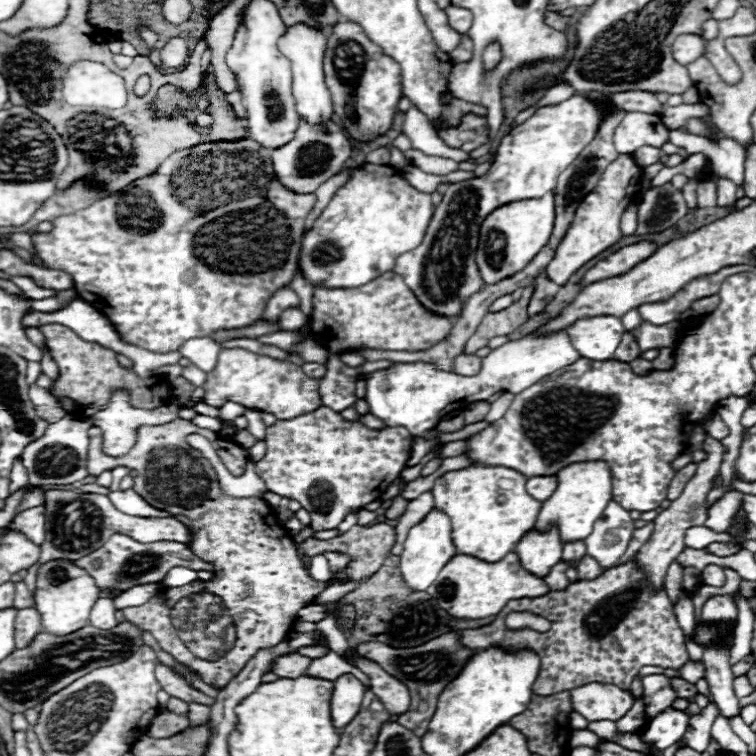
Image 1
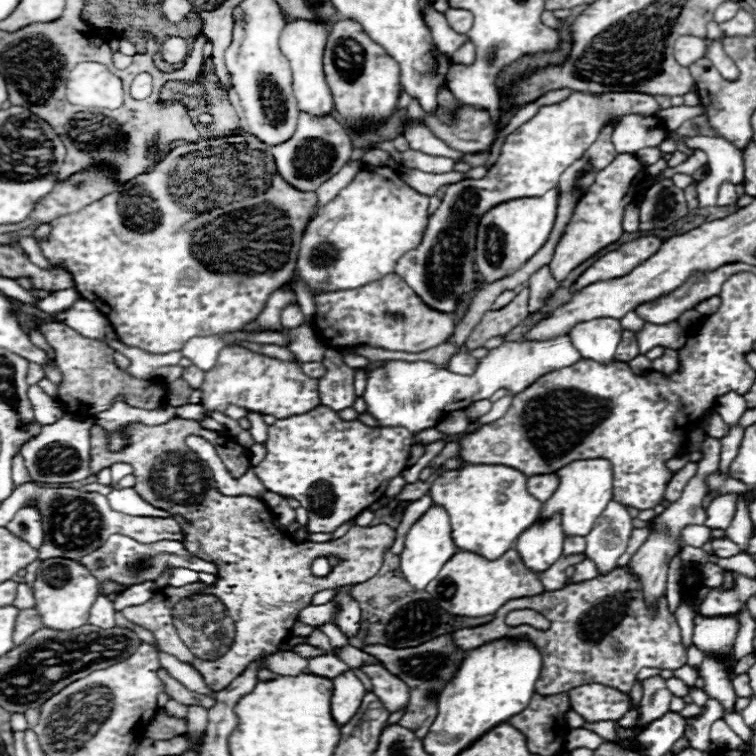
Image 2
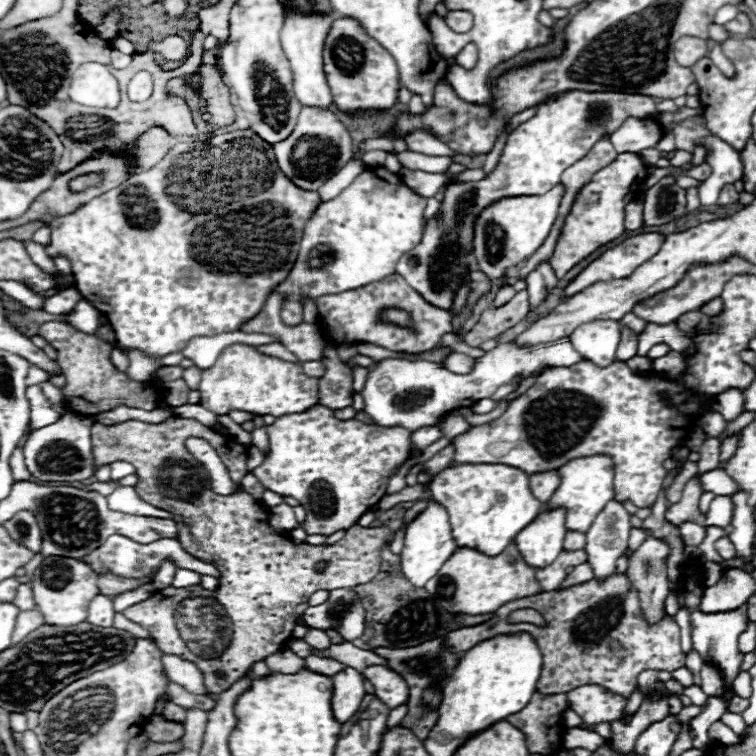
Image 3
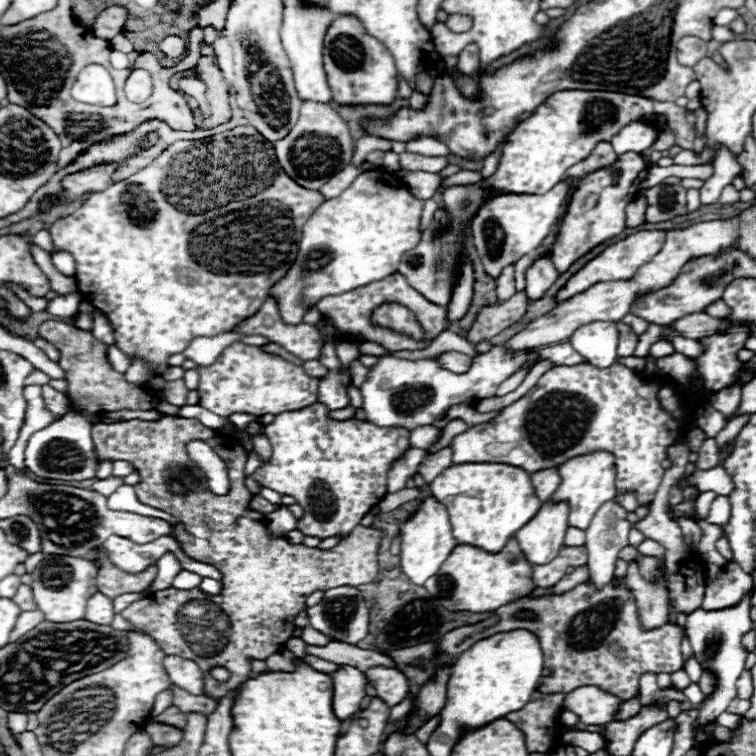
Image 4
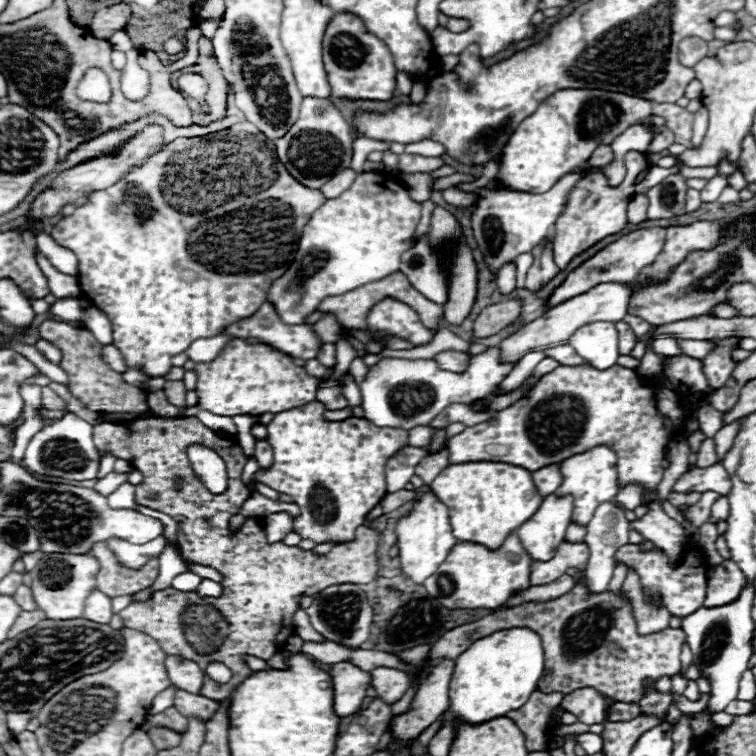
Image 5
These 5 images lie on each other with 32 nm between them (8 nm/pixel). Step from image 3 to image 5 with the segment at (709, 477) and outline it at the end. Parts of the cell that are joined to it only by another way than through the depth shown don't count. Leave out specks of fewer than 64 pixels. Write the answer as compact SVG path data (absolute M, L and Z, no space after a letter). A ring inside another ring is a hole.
M714 464L710 468L692 468L674 484L674 490L678 490L678 492L688 492L688 490L708 492L708 490L712 490L722 496L726 496L730 492L730 488L732 488L730 476L722 464Z

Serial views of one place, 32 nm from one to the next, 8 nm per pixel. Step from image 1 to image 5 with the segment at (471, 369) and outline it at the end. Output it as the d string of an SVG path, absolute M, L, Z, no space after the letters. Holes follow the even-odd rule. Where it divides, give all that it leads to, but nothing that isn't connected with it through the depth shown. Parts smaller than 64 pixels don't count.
M440 352L434 356L434 360L438 362L438 366L442 370L450 370L450 372L464 372L470 364L470 356L462 354L462 352Z

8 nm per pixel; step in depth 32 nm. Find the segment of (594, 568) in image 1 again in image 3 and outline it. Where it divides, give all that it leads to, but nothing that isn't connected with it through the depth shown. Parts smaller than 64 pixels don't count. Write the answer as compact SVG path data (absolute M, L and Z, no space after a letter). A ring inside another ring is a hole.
M584 562L584 564L576 566L572 574L566 576L566 580L562 582L560 588L568 588L568 586L574 586L574 584L582 584L582 582L588 582L588 580L592 580L592 578L594 578L594 570L592 570L592 566L590 566L588 562Z

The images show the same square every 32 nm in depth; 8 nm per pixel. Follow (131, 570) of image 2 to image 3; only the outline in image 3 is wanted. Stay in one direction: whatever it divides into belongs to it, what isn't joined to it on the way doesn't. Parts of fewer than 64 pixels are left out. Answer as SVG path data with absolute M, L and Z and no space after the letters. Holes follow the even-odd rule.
M112 534L98 550L94 550L92 554L84 556L82 560L96 572L96 574L104 574L104 572L114 572L122 578L144 578L148 574L158 574L162 560L170 558L178 568L188 568L199 574L211 575L220 578L220 572L215 565L202 562L194 556L190 556L188 552L184 552L182 544L178 540L156 540L152 544L136 544L134 540L128 540L126 536L120 534Z

